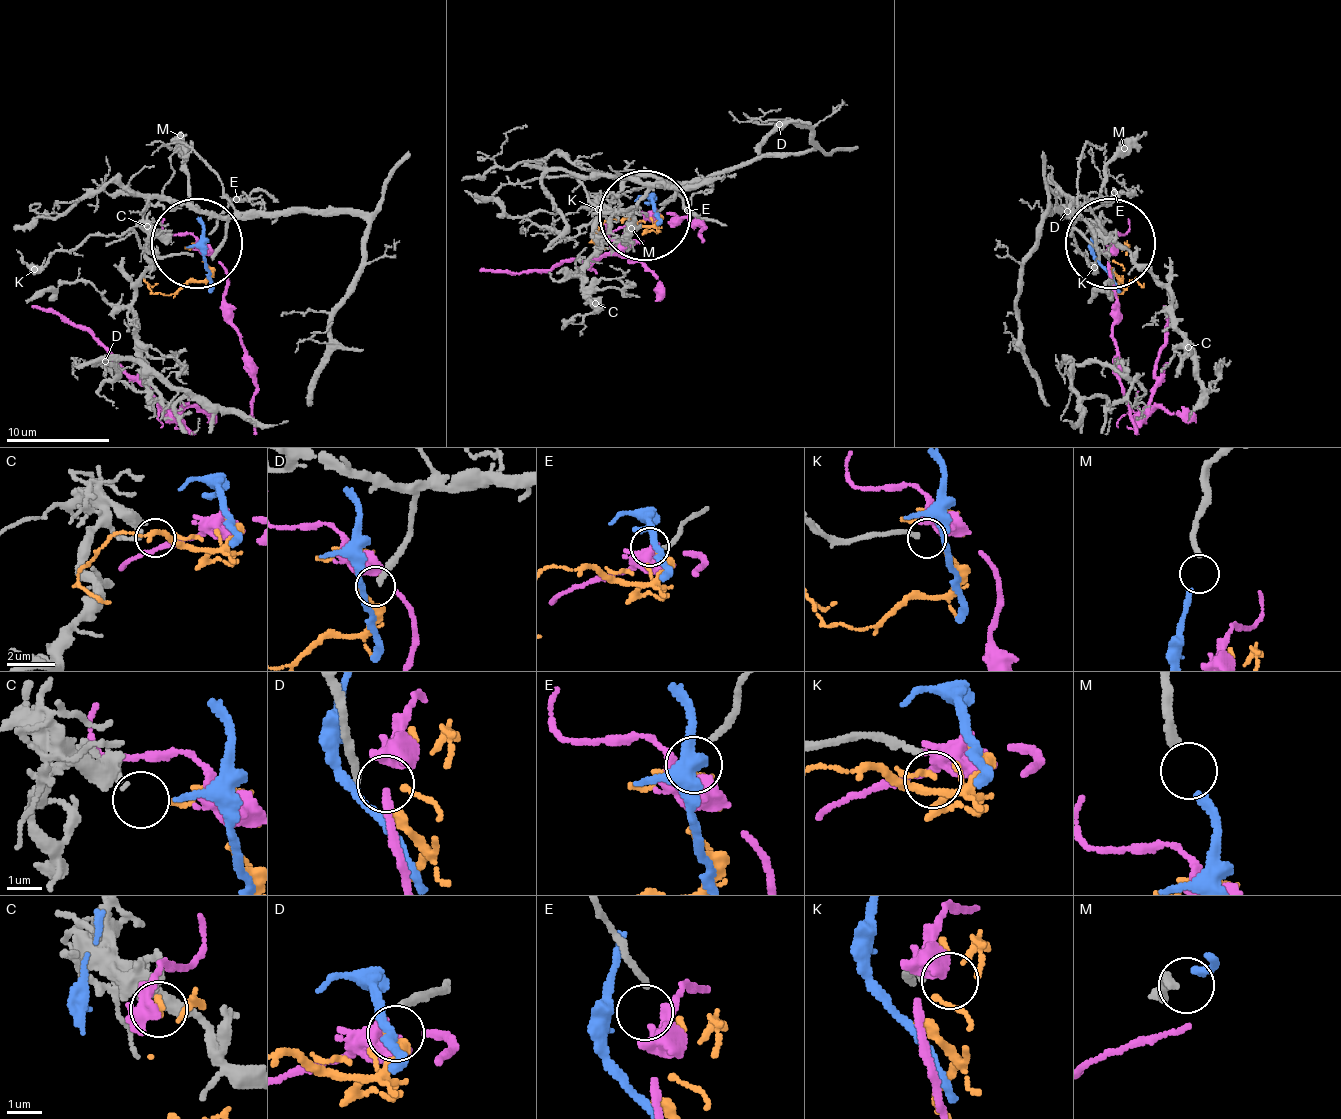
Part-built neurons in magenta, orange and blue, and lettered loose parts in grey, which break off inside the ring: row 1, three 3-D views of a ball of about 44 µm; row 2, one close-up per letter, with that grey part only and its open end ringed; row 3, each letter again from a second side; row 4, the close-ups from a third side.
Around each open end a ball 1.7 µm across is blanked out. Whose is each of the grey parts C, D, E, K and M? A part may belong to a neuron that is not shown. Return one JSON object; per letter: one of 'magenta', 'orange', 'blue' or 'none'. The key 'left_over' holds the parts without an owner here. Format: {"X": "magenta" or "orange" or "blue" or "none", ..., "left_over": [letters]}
{"C": "none", "D": "orange", "E": "magenta", "K": "none", "M": "blue", "left_over": ["C", "K"]}

